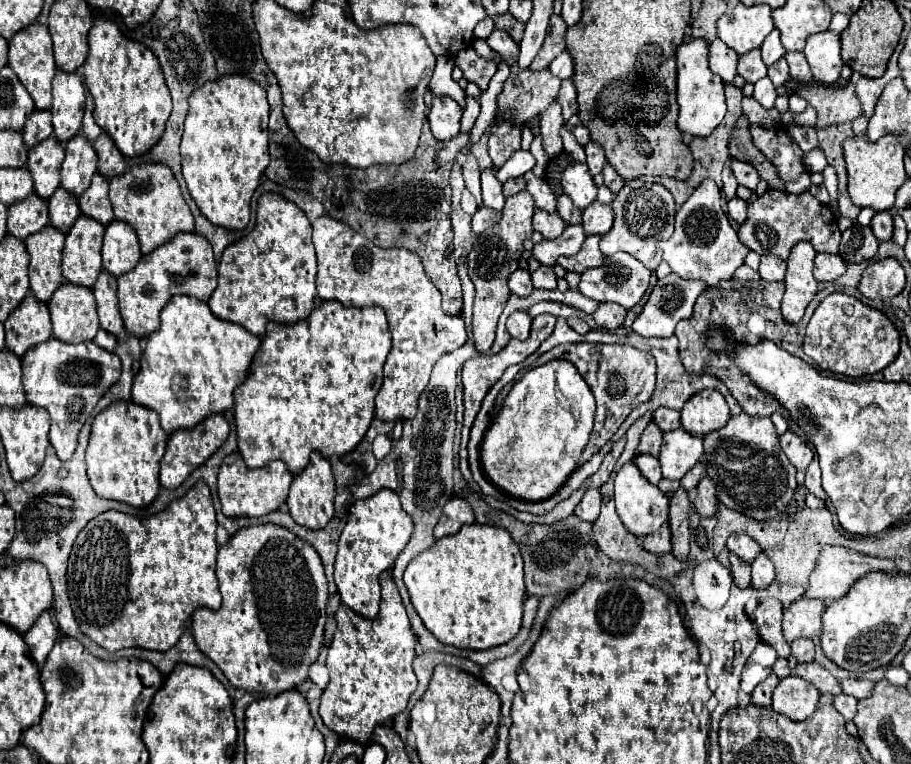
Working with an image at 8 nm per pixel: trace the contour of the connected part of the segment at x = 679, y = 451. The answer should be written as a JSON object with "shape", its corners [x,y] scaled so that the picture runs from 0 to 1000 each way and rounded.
{"shape":[[[737,563],[728,568],[728,584],[723,605],[728,626],[748,628],[772,597],[772,573],[761,571],[754,563]]]}

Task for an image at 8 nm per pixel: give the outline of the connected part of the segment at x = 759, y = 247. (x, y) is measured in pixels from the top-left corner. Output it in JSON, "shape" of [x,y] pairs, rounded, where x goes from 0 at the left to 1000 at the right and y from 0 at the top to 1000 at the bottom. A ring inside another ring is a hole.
{"shape":[[[844,246],[838,257],[822,267],[820,288],[811,296],[811,314],[831,332],[851,332],[857,340],[864,340],[868,325],[879,314],[890,317],[897,330],[917,332],[923,304],[919,298],[919,283],[912,270],[901,267],[888,249],[884,254],[868,254]]]}

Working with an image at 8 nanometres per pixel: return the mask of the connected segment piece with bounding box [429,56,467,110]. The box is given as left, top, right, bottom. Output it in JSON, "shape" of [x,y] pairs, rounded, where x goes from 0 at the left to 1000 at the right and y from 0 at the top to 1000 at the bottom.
{"shape":[[[480,73],[480,84],[475,92],[475,99],[471,105],[471,118],[475,126],[493,126],[497,128],[506,144],[510,144],[510,120],[508,115],[495,102],[495,94],[499,89],[499,81],[495,73]]]}

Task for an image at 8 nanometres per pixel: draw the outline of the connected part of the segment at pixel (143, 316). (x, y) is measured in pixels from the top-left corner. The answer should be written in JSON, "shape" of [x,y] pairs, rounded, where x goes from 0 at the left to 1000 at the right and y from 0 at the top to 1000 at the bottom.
{"shape":[[[196,306],[183,319],[170,325],[157,335],[153,346],[128,364],[128,387],[137,432],[148,442],[161,442],[175,432],[175,411],[192,385],[214,387],[227,395],[238,377],[238,346],[234,338],[232,319],[218,306]]]}

